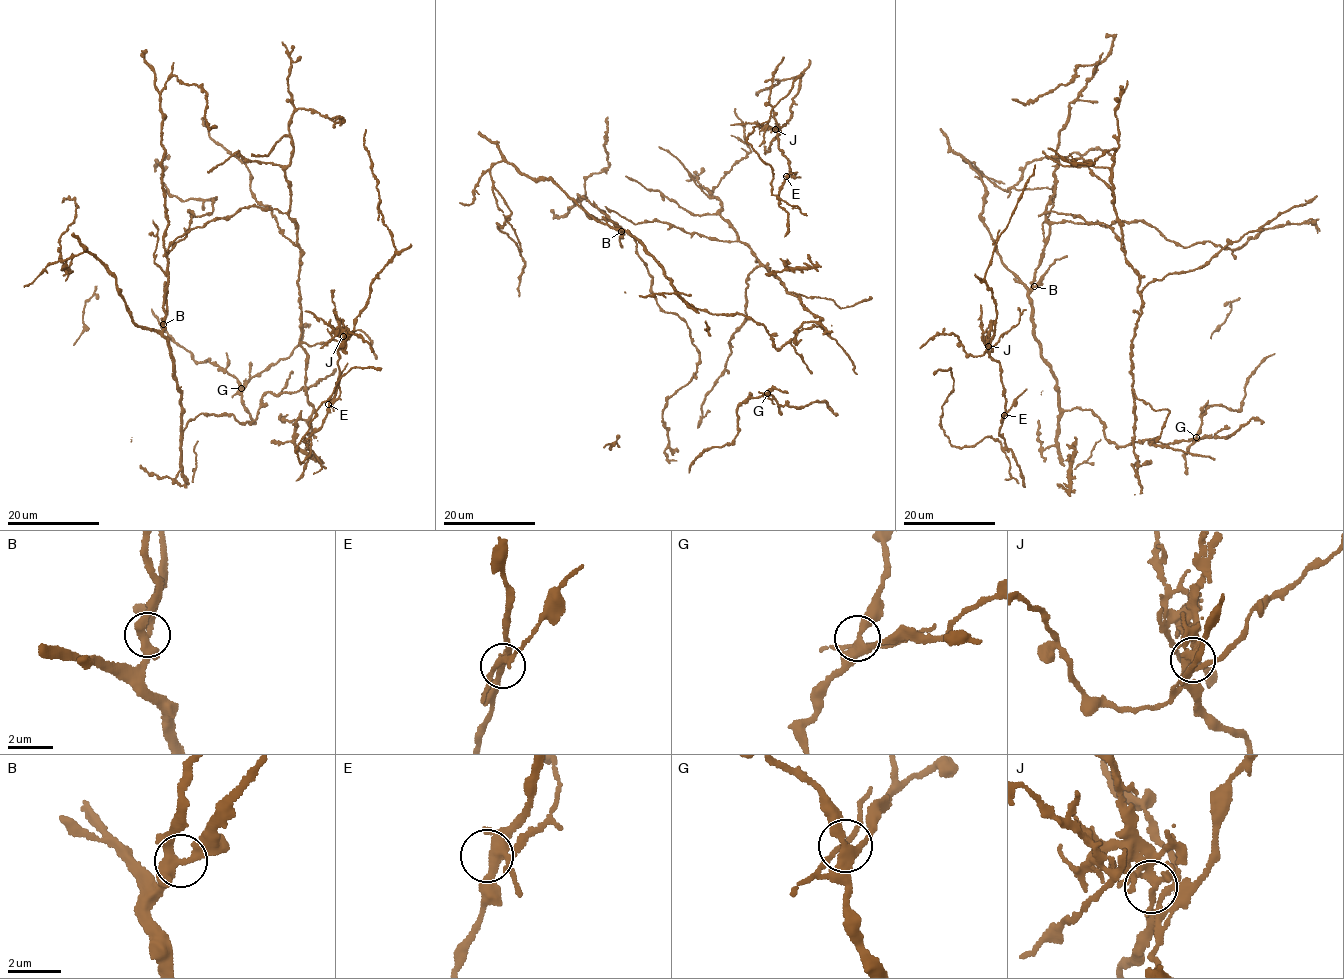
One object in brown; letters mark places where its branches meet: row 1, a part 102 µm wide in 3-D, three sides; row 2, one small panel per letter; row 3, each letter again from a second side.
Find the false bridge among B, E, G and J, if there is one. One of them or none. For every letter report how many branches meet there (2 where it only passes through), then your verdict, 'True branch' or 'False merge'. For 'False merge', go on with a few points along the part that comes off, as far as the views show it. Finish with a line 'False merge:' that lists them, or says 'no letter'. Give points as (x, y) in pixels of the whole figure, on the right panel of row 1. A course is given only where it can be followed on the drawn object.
B: Branches: 4. False merge. Course of the part to remove: (1034, 287), (1056, 259), (1067, 256)
E: Branches: 4. True branch
G: Branches: 3. True branch
J: Branches: 4. True branch
False merge: B

